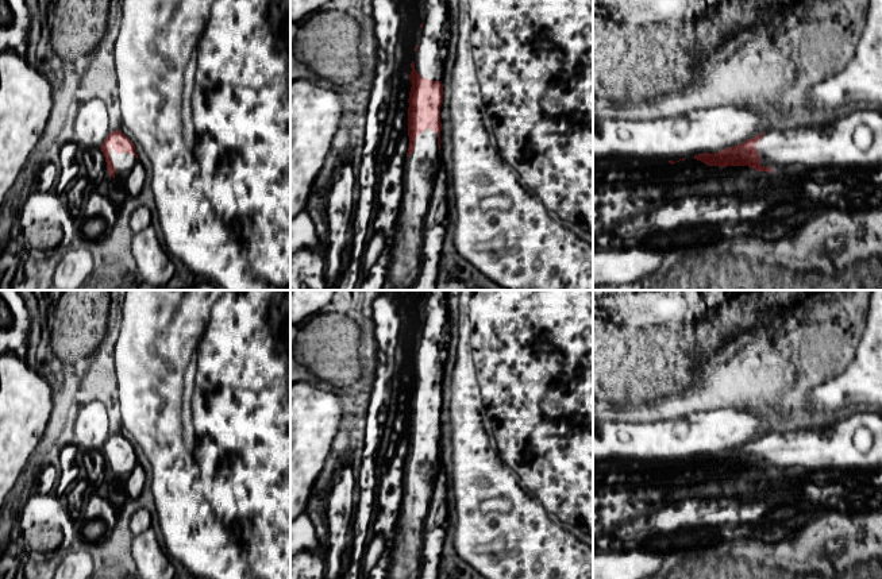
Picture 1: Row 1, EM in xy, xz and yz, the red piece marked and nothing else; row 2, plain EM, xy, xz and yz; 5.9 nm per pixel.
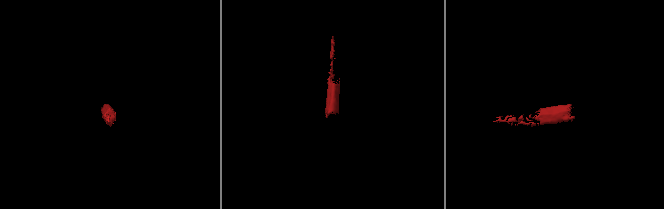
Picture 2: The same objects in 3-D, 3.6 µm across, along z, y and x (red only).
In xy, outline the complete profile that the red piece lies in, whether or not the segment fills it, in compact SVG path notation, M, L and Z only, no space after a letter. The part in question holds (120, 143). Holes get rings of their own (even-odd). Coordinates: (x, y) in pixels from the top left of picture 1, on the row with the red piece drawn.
M120 130L109 132L100 148L112 178L130 173L138 161L134 143Z

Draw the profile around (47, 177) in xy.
M54 162L46 163L39 171L34 189L38 192L50 192L54 190L58 181L61 166L57 166Z

